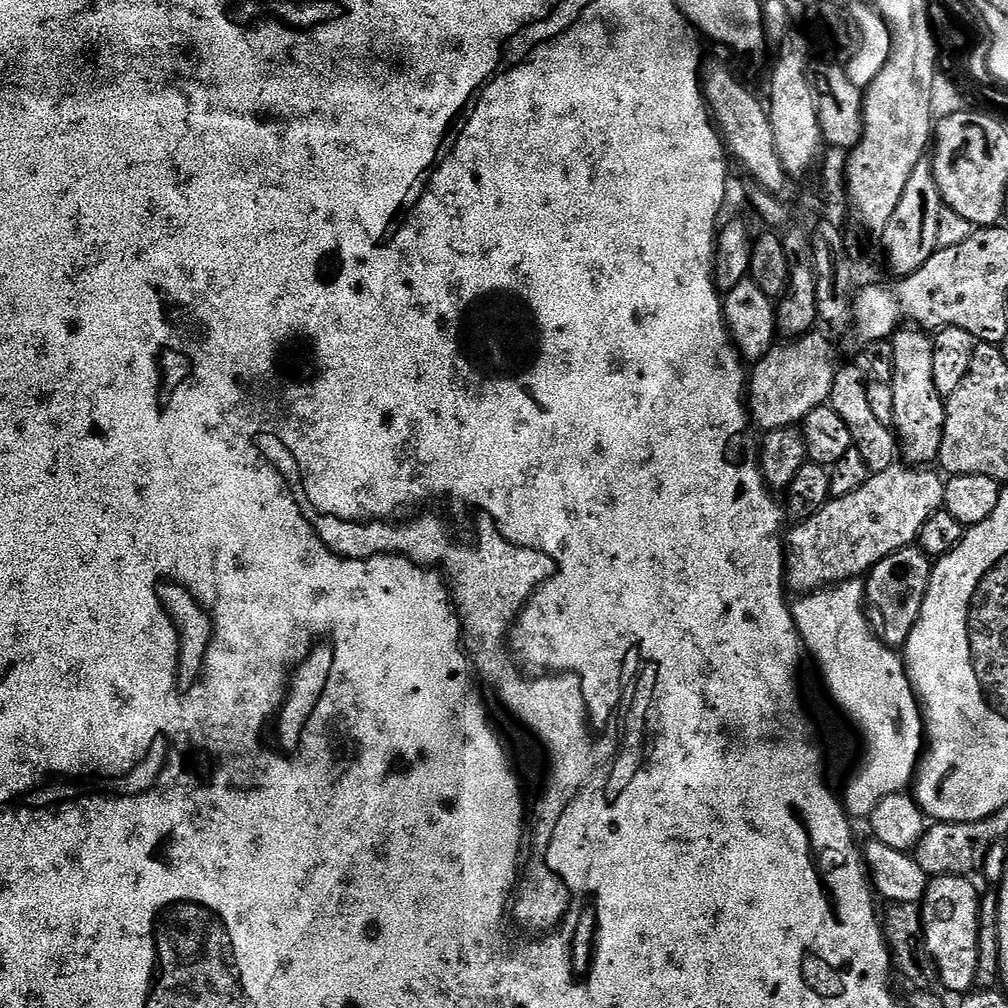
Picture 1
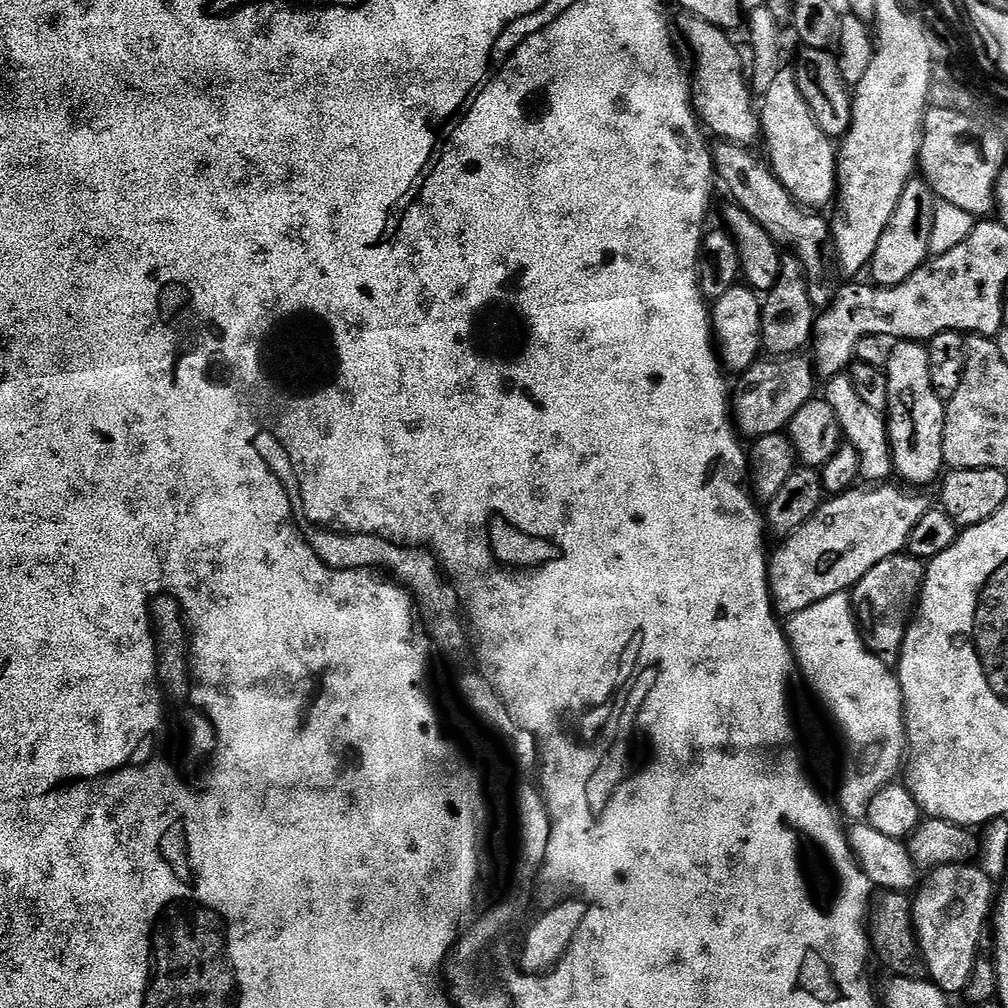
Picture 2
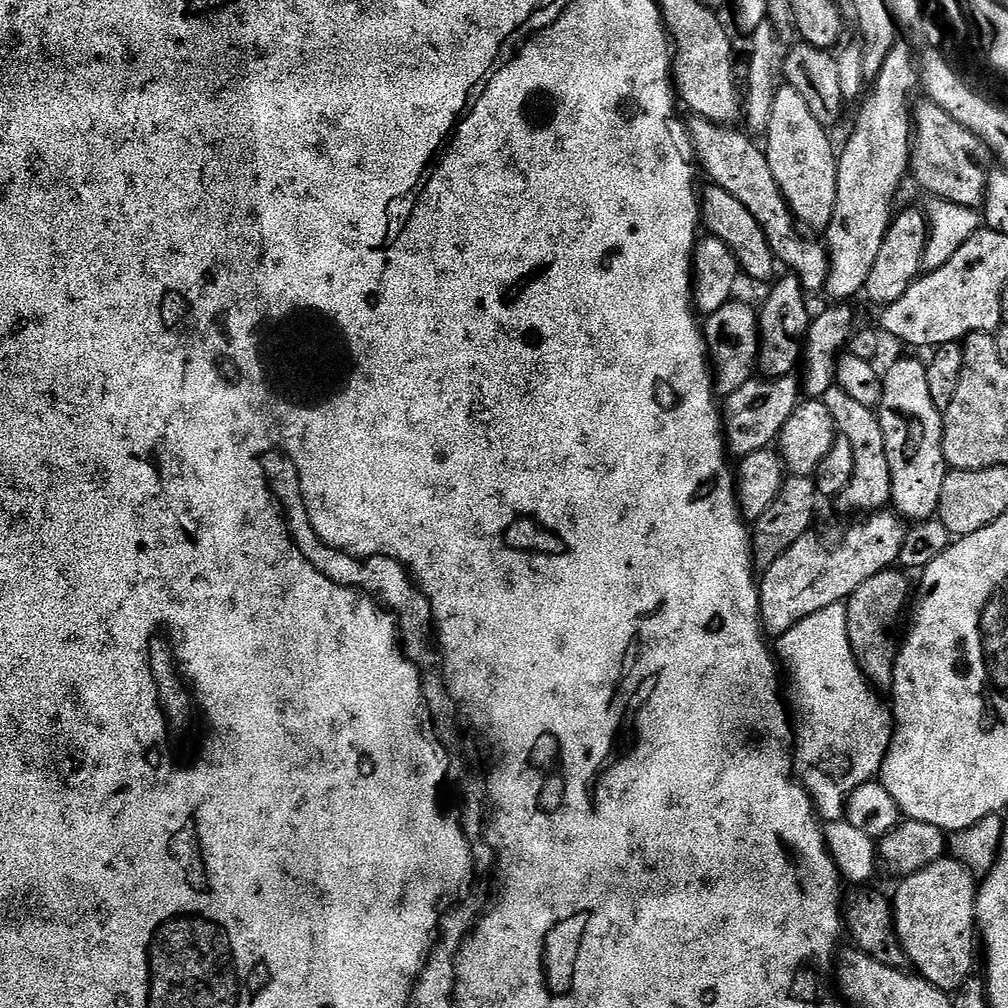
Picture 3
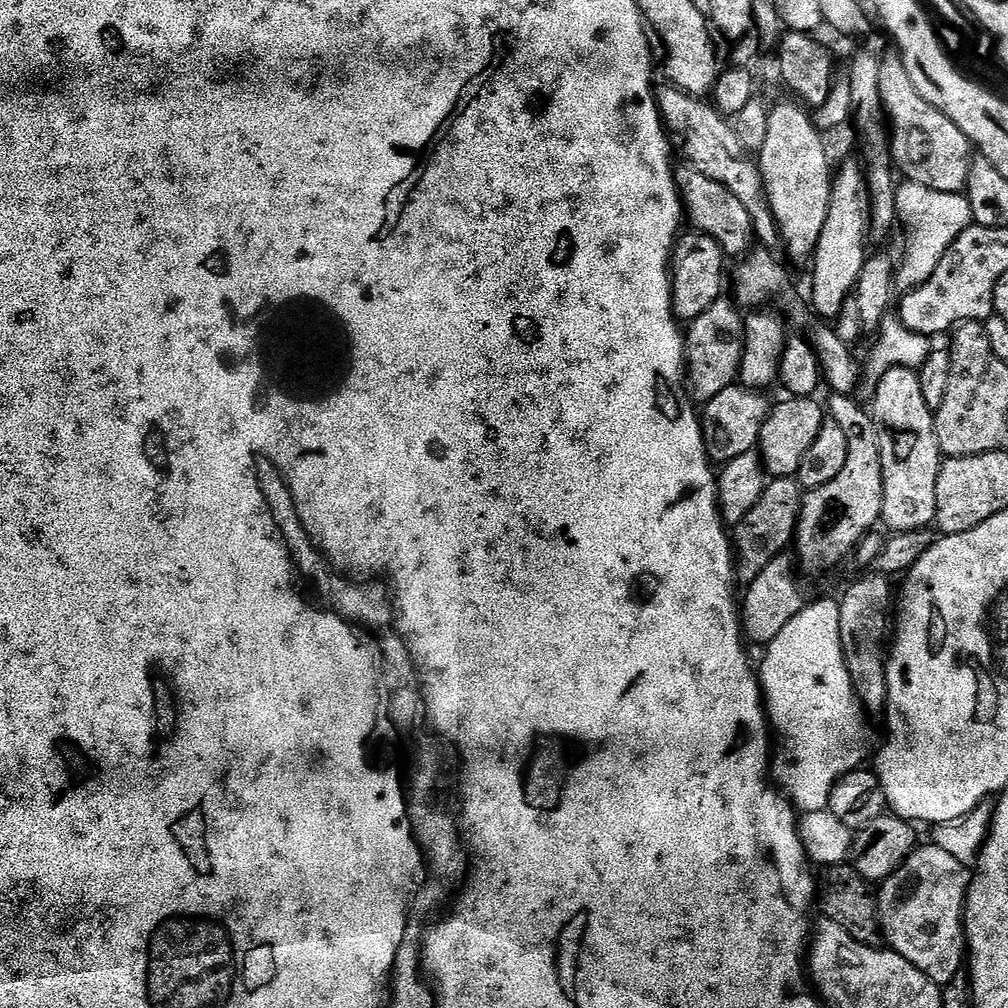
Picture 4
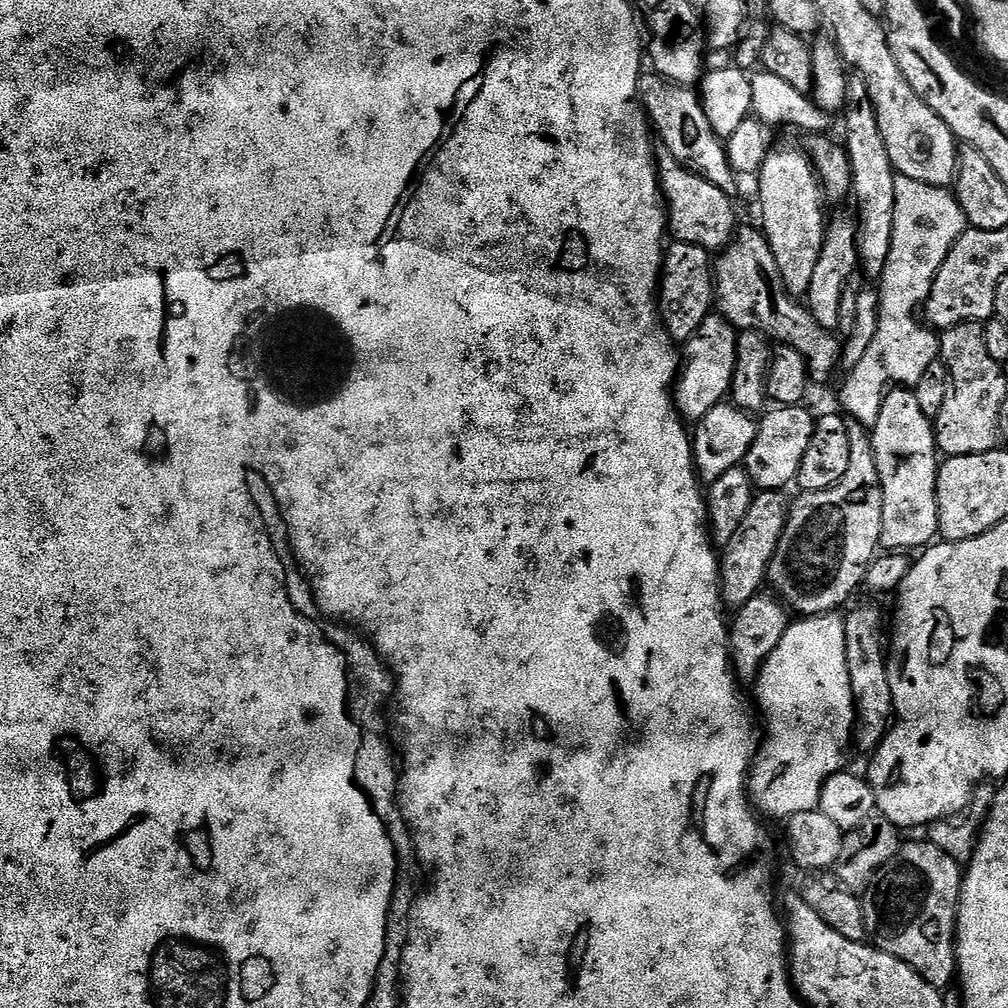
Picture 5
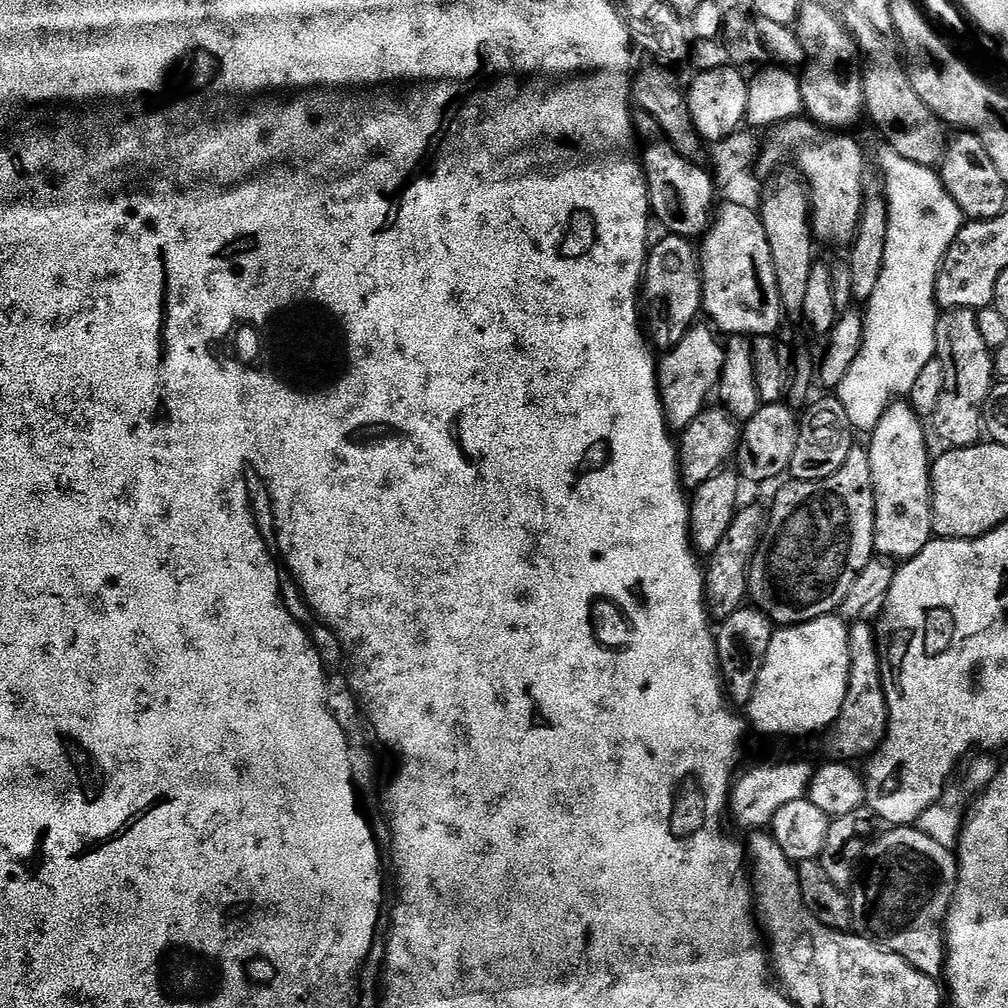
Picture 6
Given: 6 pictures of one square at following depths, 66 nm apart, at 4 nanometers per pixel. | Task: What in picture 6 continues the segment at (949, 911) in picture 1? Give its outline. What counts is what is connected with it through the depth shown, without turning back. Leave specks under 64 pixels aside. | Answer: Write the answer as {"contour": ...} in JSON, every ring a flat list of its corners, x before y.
{"contour":[[892,826,879,833,873,844,864,852,860,869,854,872,850,887,852,902,852,928,855,935,873,940,882,950,898,954,914,970,933,978,940,978,946,972,946,925,948,911,956,896,956,880,960,876,958,856,946,846,938,846,934,838,921,832,916,826]]}

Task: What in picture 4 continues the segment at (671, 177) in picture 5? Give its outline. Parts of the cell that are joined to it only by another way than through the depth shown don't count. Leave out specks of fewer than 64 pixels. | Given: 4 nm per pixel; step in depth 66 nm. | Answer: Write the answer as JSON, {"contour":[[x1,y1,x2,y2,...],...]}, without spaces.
{"contour":[[689,171,687,175,680,174,676,178,676,187,680,189,687,223,689,220,695,231,714,238,714,242,722,246,725,257,747,257,757,243,750,210,746,210,746,206,742,206,742,202,738,202,738,198,734,198,734,194,726,190,726,186,714,182,714,178,706,178,701,172,693,171]]}

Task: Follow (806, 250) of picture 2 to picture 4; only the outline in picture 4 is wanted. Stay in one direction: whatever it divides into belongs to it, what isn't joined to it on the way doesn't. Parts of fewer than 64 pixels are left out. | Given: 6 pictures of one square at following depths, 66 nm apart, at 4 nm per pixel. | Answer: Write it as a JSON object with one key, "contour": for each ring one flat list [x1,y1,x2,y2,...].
{"contour":[[663,87,655,89,656,105,664,120,665,129,678,145,679,155,681,152,692,163,691,171,701,172,706,178,714,178,714,182,726,186,726,190,730,190,730,194,734,194,734,198,738,198,738,202,742,202,742,206,750,210,757,241,765,249,779,249,782,244,780,227,770,208,757,157,746,154,736,132,736,124,725,118,716,106,711,103,708,105,707,99,686,94,680,88]]}

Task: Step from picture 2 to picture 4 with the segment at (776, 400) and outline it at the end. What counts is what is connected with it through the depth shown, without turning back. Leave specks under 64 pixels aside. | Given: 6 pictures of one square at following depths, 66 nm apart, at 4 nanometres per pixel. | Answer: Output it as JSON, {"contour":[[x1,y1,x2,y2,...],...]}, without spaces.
{"contour":[[733,386,722,390,713,400,707,401,702,408,704,441,708,443,708,458,723,466,741,454,753,451,760,443,764,423,768,421,774,404,768,401,763,391,743,386]]}

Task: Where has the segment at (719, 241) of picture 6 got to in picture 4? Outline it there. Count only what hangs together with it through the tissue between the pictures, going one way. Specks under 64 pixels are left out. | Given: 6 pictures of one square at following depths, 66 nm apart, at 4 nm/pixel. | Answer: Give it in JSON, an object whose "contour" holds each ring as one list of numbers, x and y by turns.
{"contour":[[753,250,748,253,744,264,736,272,736,296,734,300,744,310,764,310,769,307,771,300,776,300,775,307,786,317,787,323,793,329,806,331,806,339,820,359,820,371,825,385,832,387,831,391,838,396,851,396,860,384,860,372,862,376,862,364,856,361,854,348,842,342,838,338,835,327,815,315,813,309,807,303,800,301,796,288,792,285,792,276,775,260,773,253,768,250]]}

